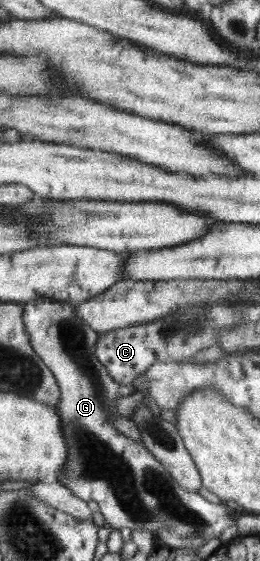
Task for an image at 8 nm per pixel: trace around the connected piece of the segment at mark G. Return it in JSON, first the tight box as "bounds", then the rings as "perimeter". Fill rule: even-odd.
{"bounds":[23,297,236,541],"perimeter":[[[40,297],[24,305],[23,323],[31,345],[41,361],[53,372],[61,390],[57,412],[62,417],[63,433],[67,438],[68,458],[63,472],[57,481],[64,484],[76,498],[93,500],[100,507],[105,523],[112,528],[149,530],[157,537],[162,529],[174,530],[182,538],[201,537],[206,541],[219,539],[226,528],[236,525],[223,504],[212,504],[200,494],[188,492],[174,480],[167,469],[156,460],[155,455],[141,443],[115,428],[111,414],[118,413],[115,407],[117,398],[132,395],[136,388],[120,384],[109,375],[107,368],[99,361],[97,350],[98,333],[82,320],[75,307],[68,302]]]}

